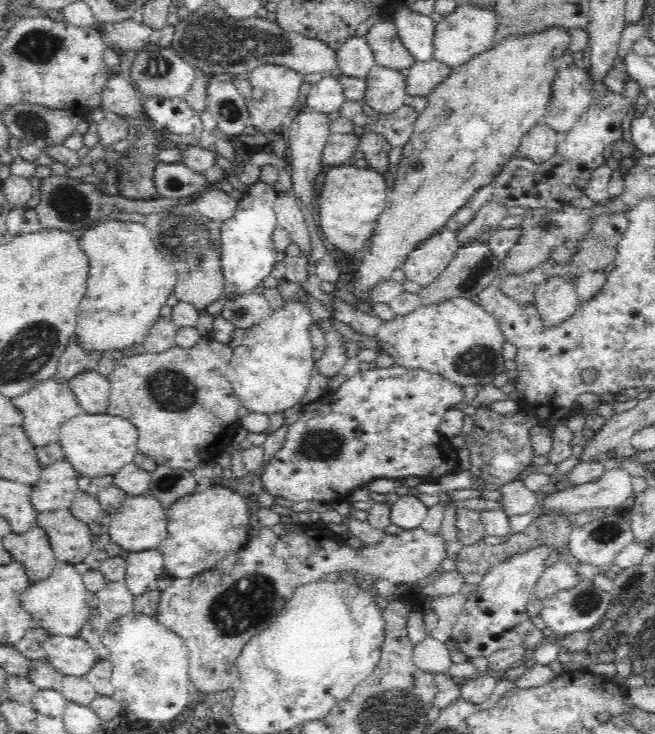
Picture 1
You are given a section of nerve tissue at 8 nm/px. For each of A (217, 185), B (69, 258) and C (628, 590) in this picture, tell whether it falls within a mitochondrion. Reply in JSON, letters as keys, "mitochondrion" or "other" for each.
{"A":"other","B":"other","C":"mitochondrion"}

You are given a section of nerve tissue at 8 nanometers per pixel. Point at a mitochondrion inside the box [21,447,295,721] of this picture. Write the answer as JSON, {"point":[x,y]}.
{"point":[242,606]}

